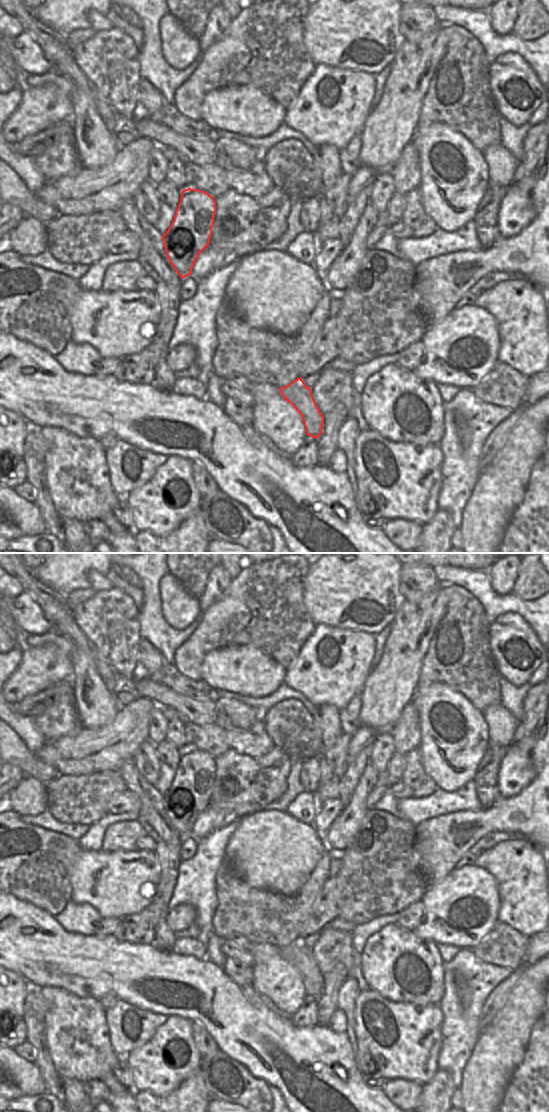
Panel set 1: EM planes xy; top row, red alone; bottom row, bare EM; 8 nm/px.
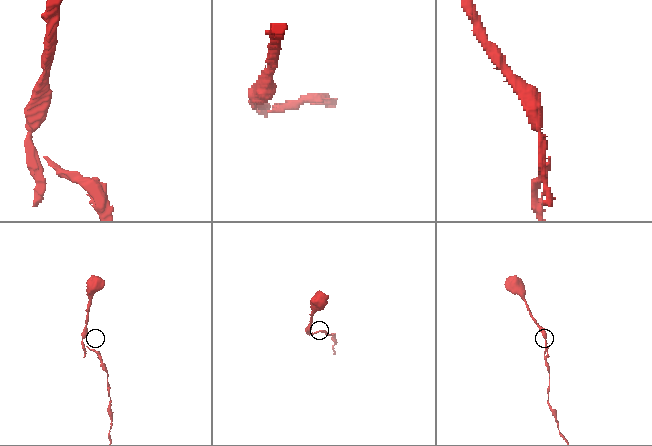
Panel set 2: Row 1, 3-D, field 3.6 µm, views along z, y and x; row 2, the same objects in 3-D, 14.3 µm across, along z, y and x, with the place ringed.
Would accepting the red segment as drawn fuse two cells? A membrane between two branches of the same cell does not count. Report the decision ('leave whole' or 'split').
split

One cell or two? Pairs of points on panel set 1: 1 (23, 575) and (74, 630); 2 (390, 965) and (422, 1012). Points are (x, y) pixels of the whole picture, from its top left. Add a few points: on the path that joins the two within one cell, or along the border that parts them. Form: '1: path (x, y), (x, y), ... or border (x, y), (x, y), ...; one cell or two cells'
1: path (37, 589), (62, 616); one cell
2: border (394, 1001), (437, 1005); two cells

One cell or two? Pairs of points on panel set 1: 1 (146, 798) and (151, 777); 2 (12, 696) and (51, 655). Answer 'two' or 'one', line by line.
1: two
2: one

